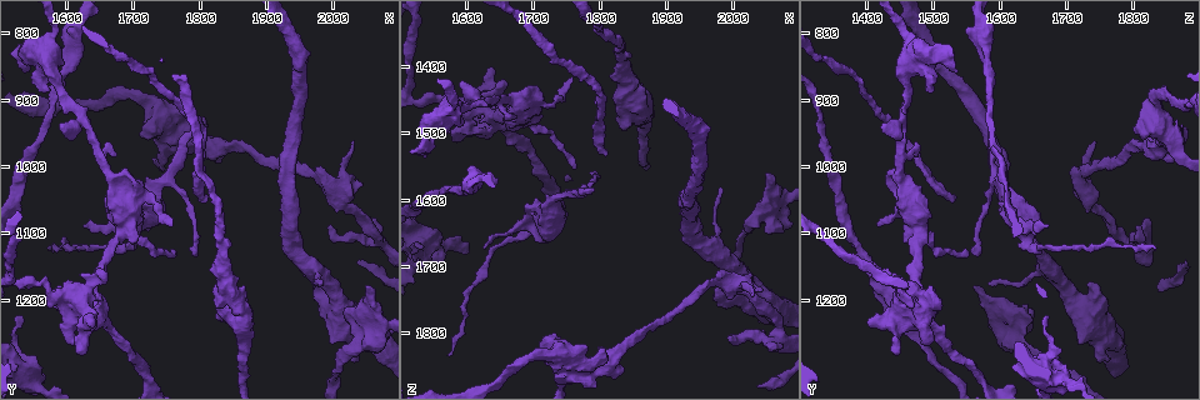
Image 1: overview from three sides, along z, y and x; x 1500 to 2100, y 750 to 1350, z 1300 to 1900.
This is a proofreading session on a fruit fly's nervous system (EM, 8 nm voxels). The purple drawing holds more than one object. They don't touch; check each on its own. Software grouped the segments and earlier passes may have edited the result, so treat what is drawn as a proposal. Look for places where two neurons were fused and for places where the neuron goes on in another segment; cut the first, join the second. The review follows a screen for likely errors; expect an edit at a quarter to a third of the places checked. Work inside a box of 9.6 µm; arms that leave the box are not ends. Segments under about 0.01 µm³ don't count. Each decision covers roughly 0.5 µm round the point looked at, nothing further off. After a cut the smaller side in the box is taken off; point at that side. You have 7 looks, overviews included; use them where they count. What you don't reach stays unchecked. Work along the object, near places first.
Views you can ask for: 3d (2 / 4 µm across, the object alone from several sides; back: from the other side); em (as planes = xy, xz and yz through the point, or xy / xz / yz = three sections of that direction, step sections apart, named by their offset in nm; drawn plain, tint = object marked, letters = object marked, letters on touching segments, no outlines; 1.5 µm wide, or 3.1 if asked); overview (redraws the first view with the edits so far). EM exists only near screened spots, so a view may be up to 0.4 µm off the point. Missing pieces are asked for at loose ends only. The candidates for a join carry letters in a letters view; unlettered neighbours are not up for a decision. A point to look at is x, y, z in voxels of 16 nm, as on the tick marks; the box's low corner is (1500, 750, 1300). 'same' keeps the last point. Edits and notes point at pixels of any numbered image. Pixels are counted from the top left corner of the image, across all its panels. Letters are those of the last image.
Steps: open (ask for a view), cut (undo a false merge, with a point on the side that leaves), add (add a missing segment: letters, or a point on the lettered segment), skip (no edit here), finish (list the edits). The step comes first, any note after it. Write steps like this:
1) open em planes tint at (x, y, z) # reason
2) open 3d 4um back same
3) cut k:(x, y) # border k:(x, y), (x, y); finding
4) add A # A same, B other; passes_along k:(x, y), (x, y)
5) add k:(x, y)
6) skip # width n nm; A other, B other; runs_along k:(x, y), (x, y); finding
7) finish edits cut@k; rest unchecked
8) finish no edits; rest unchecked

open 3d 2um at (1540, 830, 1520) # calibre changes

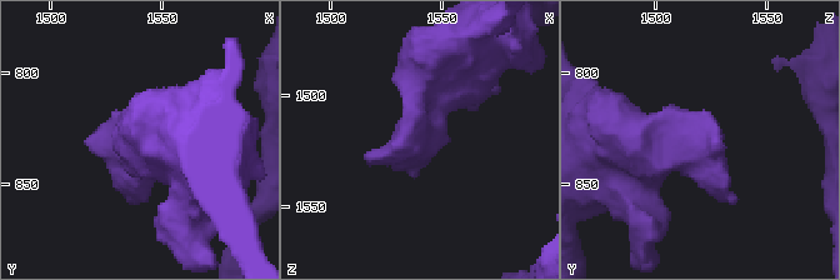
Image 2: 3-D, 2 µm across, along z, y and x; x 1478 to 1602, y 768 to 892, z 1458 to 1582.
open em planes tint at (1538, 833, 1518)

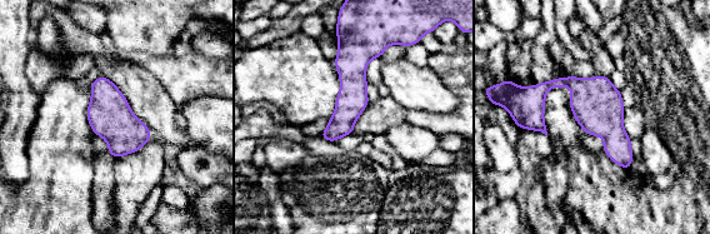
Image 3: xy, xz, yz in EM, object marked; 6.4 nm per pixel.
open em planes letters same # see the neighbours

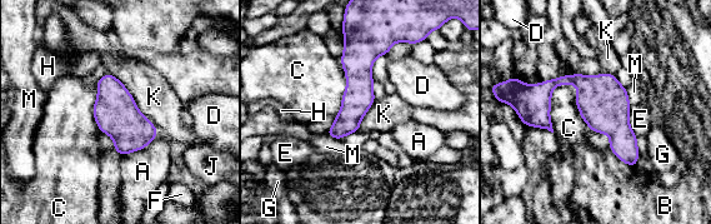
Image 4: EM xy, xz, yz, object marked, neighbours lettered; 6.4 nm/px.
skip # A other, B other, C other, D other, E other, F other, G other, H other, J other, K other, M other; runs_along 4:(355, 44), (355, 104), (338, 135); continuous, no second neuron

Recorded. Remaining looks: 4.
open 3d 4um at (1590, 940, 1425) # an open end

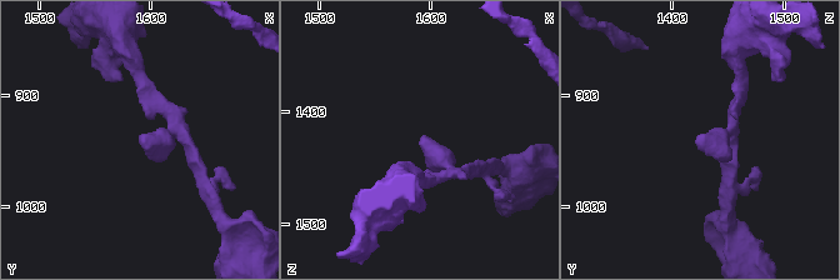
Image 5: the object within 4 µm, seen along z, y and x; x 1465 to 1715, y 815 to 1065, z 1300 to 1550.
open em planes tint at (1590, 938, 1428)

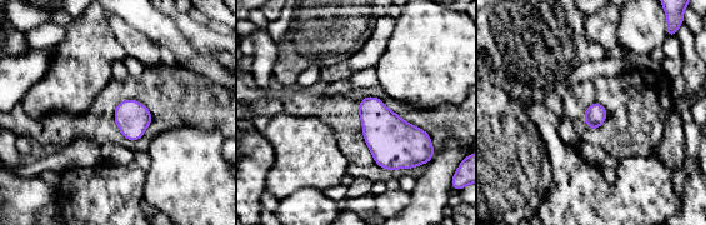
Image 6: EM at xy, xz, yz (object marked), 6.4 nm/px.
open em planes letters same

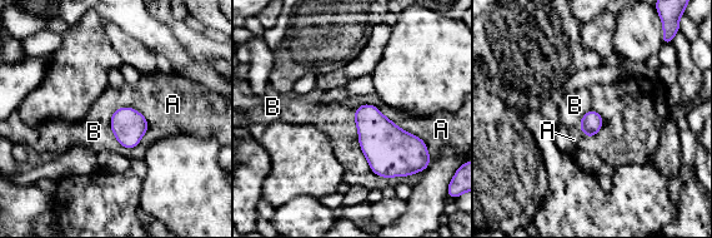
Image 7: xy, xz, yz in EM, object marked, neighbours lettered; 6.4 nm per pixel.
skip # width 140 nm; A other, B other; border 7:(123, 105), (110, 129), (125, 148); none of them fits

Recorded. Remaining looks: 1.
finish no edits; rest unchecked

